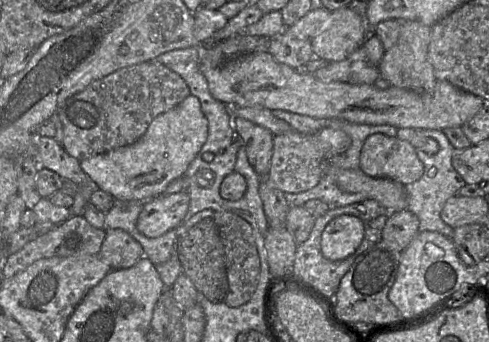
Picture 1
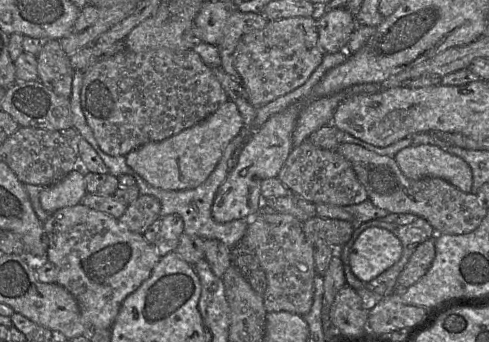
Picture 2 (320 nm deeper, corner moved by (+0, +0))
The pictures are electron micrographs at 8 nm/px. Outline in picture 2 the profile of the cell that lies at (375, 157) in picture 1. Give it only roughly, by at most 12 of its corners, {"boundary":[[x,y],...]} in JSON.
{"boundary":[[410,145],[394,157],[410,179],[441,178],[472,190],[472,171],[437,146]]}

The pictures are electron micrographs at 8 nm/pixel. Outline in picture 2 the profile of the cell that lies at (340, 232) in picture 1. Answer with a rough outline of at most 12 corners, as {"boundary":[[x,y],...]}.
{"boundary":[[369,227],[348,260],[354,276],[370,282],[395,265],[401,241]]}

